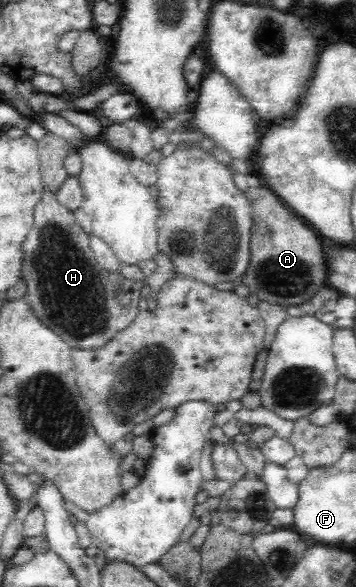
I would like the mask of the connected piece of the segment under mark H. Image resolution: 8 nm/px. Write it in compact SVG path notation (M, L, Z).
M44 191L43 199L35 205L35 233L27 233L21 252L21 277L25 282L23 302L31 308L35 318L56 333L72 349L91 349L109 341L139 313L141 286L146 280L125 279L120 273L104 269L95 258L90 247L90 238L78 225L75 215L58 202L53 193Z

